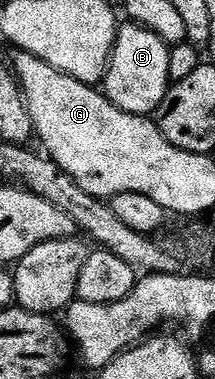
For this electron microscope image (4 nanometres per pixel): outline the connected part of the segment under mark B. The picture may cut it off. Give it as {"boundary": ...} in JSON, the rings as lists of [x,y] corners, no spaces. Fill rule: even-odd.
{"boundary":[[[124,22],[116,29],[114,50],[110,54],[108,73],[102,81],[102,91],[108,101],[126,114],[151,117],[160,109],[170,87],[170,56],[172,49],[154,30],[146,30],[131,22]]]}

